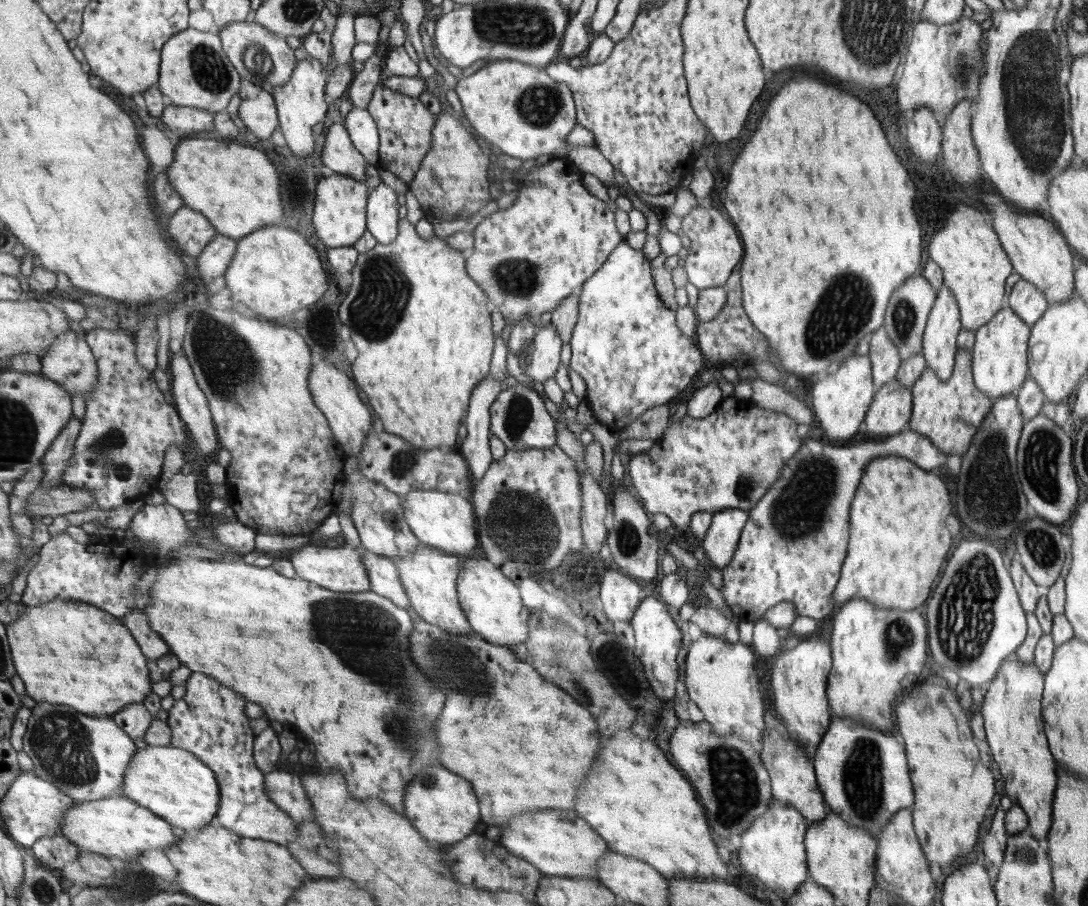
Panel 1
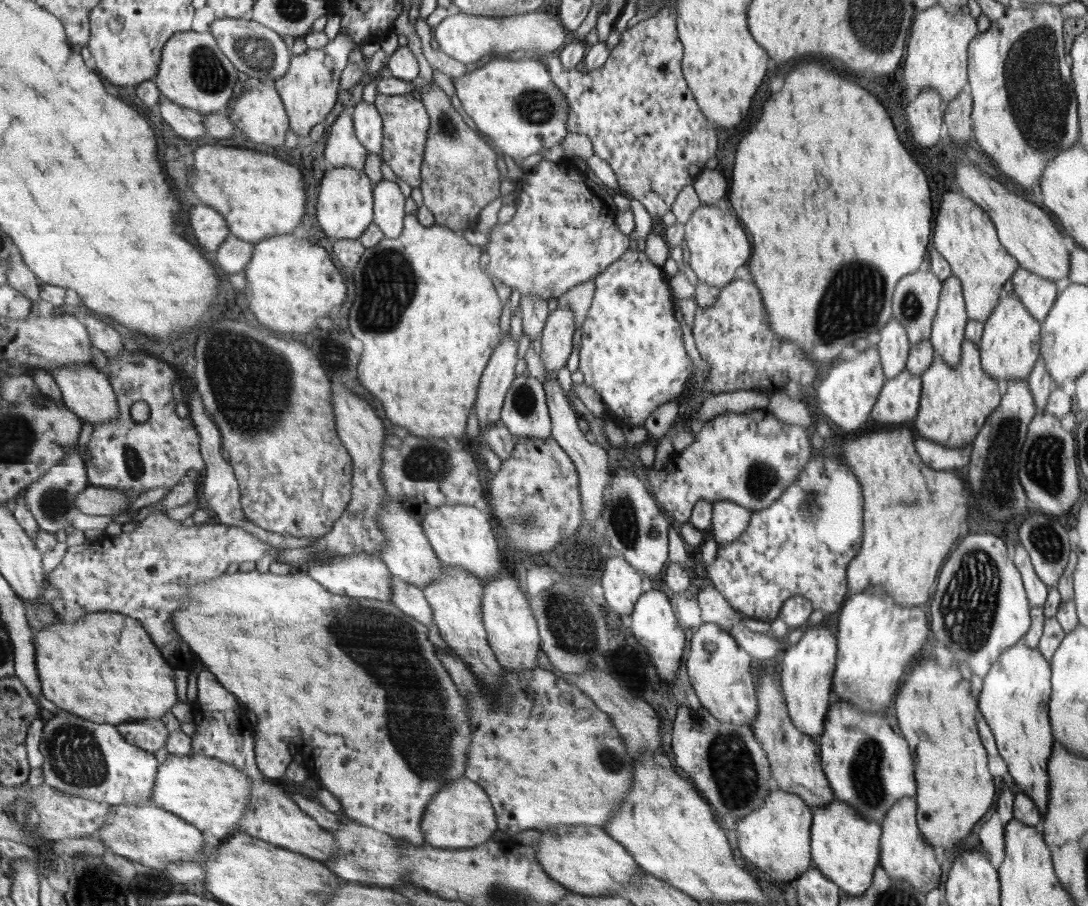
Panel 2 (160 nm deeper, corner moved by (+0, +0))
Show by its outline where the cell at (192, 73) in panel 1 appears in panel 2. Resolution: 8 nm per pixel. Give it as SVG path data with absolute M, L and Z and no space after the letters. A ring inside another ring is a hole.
M209 31L176 32L164 43L160 70L153 81L162 98L206 115L227 106L236 84L236 68Z

